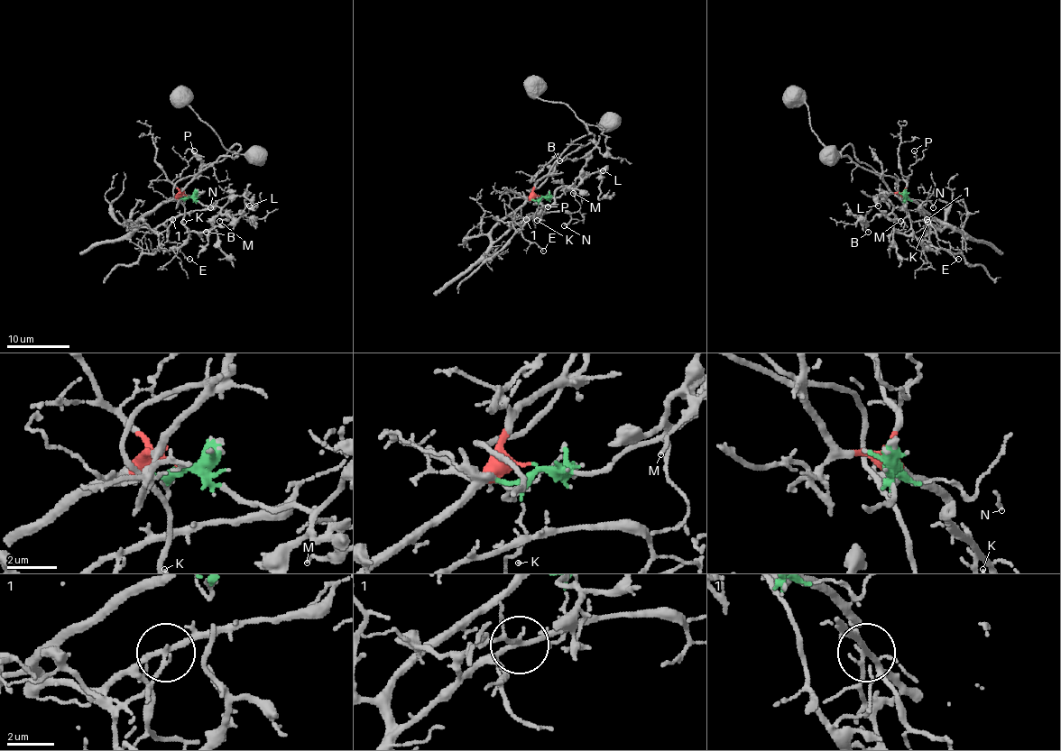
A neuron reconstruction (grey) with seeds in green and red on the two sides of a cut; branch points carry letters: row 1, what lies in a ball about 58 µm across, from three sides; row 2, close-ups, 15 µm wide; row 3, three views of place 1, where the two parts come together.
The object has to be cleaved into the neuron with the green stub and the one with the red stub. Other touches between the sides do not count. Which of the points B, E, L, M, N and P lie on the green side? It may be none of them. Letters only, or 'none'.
B, L, M

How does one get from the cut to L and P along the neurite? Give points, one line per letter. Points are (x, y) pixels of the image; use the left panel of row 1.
L: (186, 196), (196, 197), (207, 206), (222, 206), (232, 197), (240, 196), (252, 204), (249, 206)
P: (186, 196), (172, 182), (188, 166), (194, 151)

